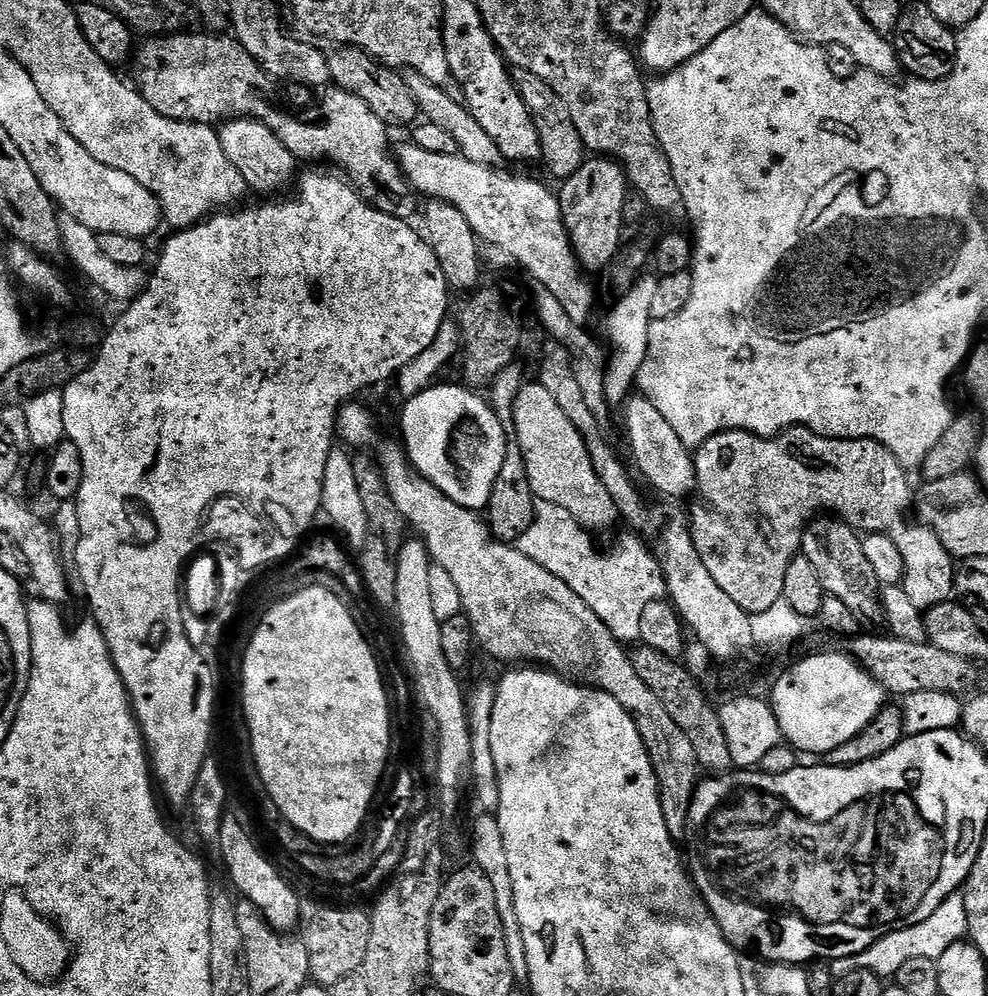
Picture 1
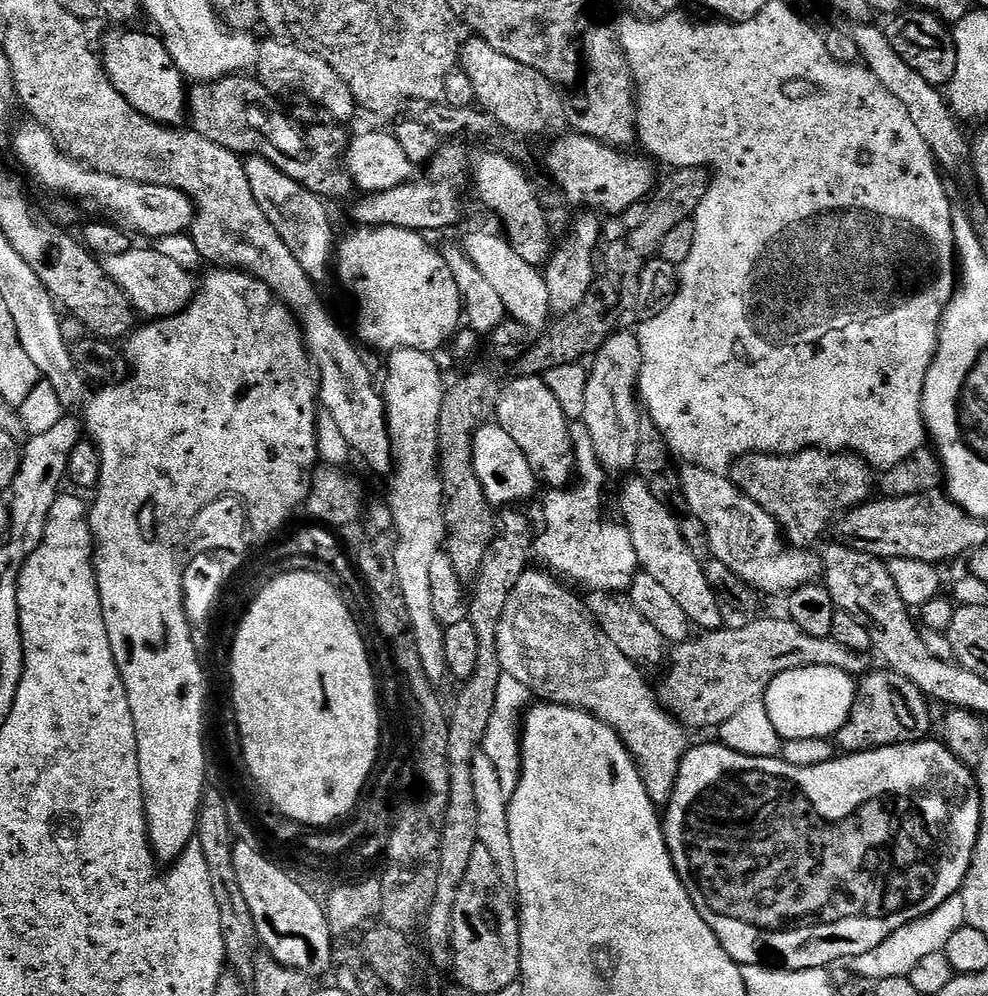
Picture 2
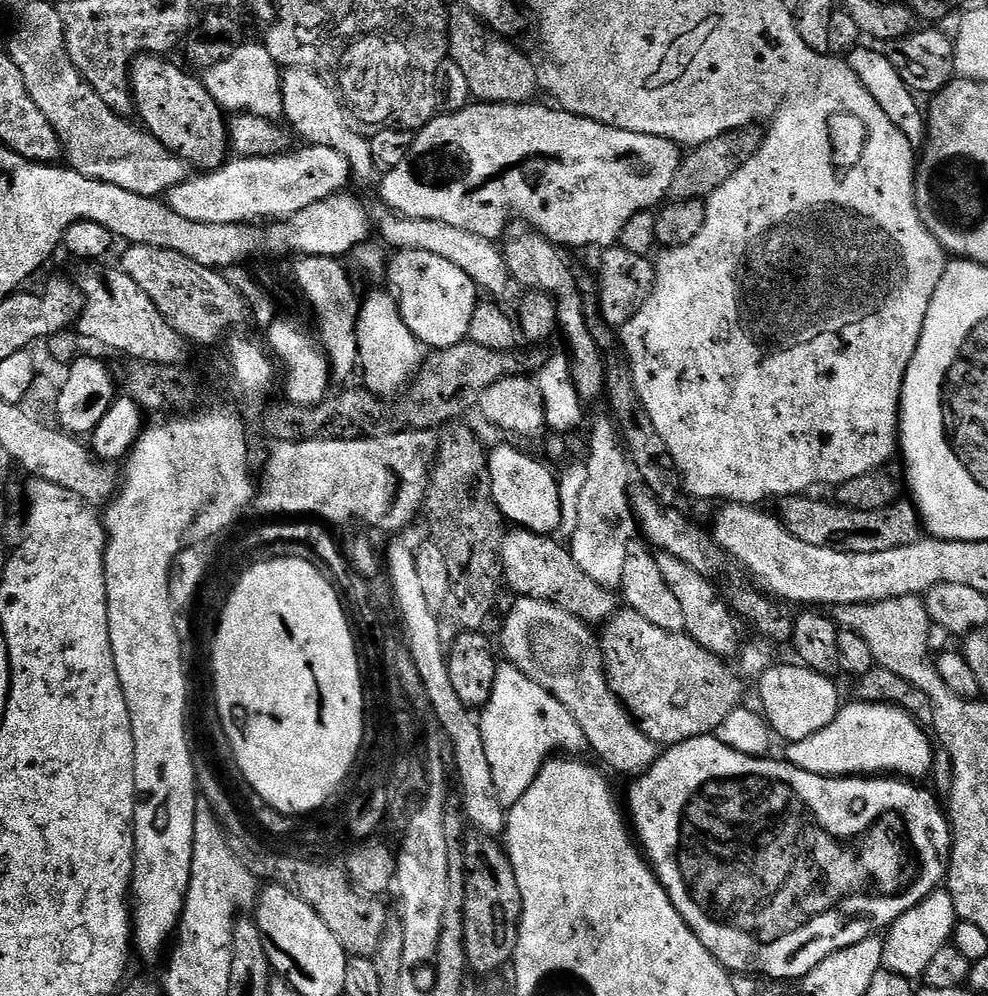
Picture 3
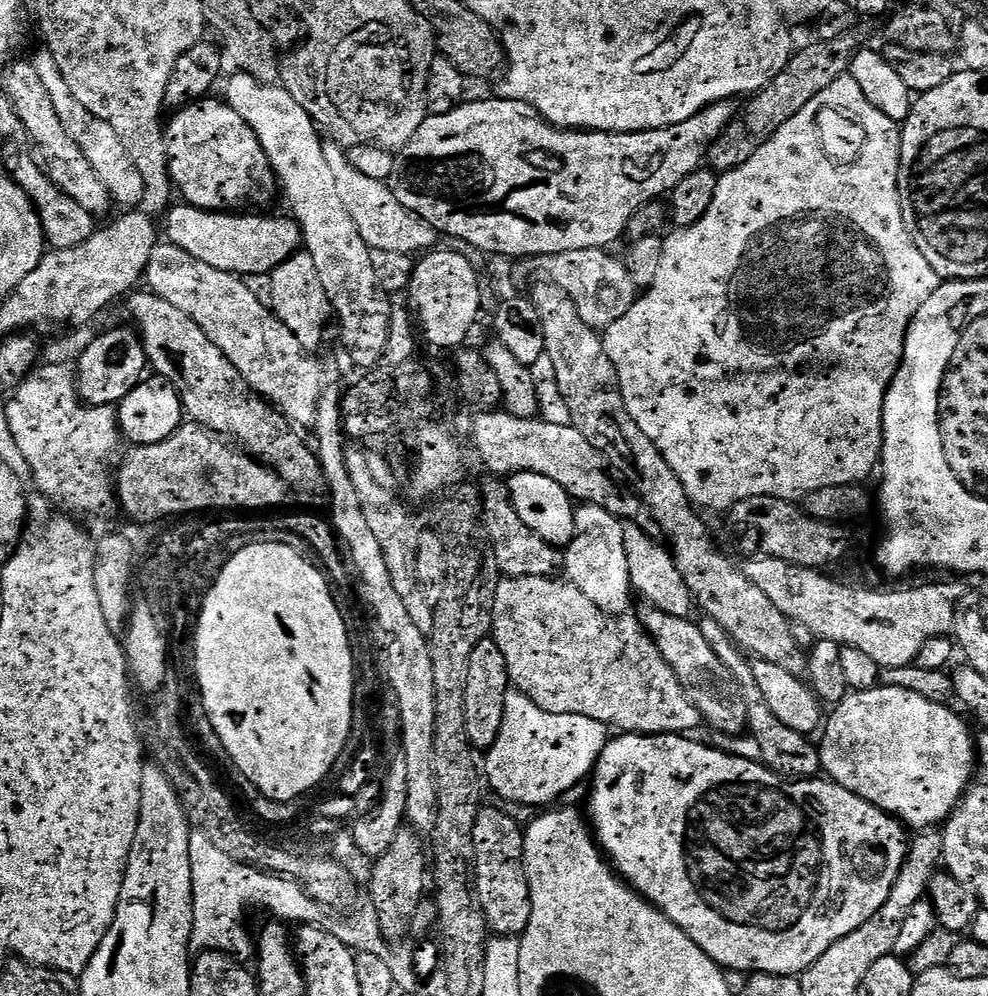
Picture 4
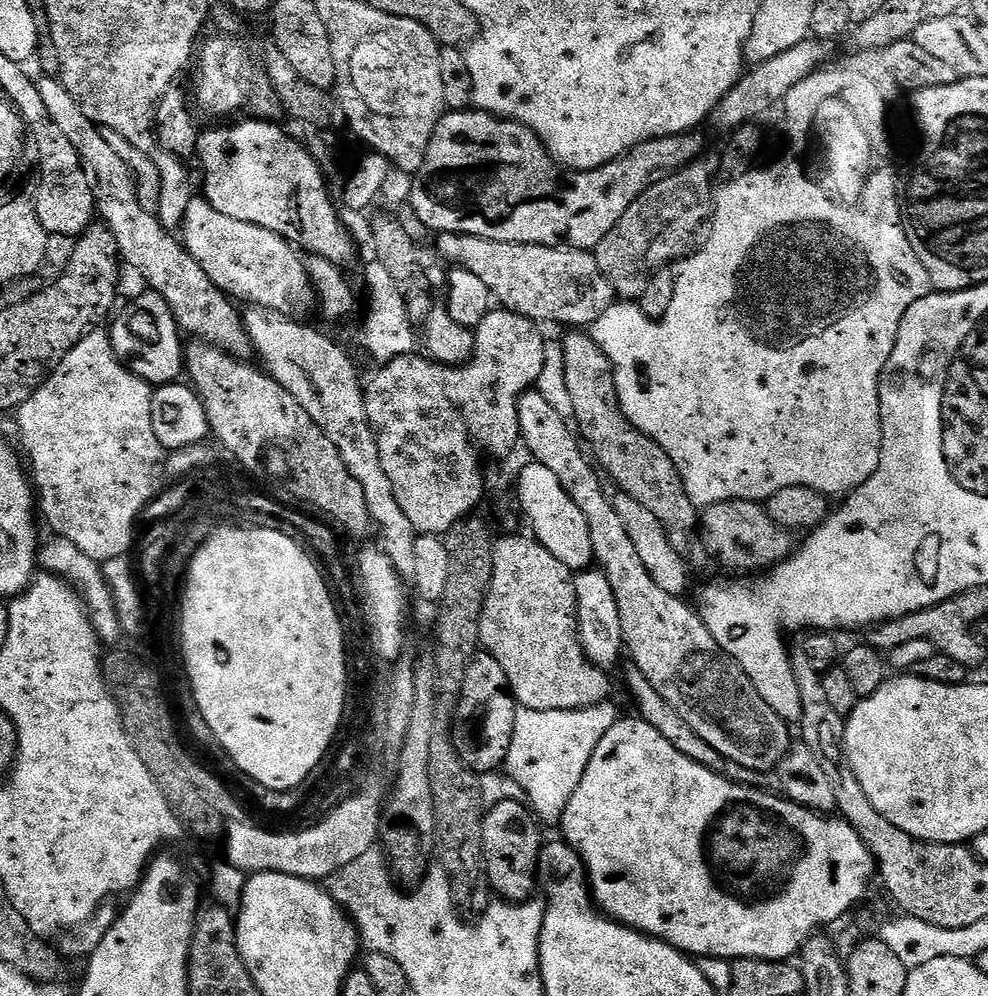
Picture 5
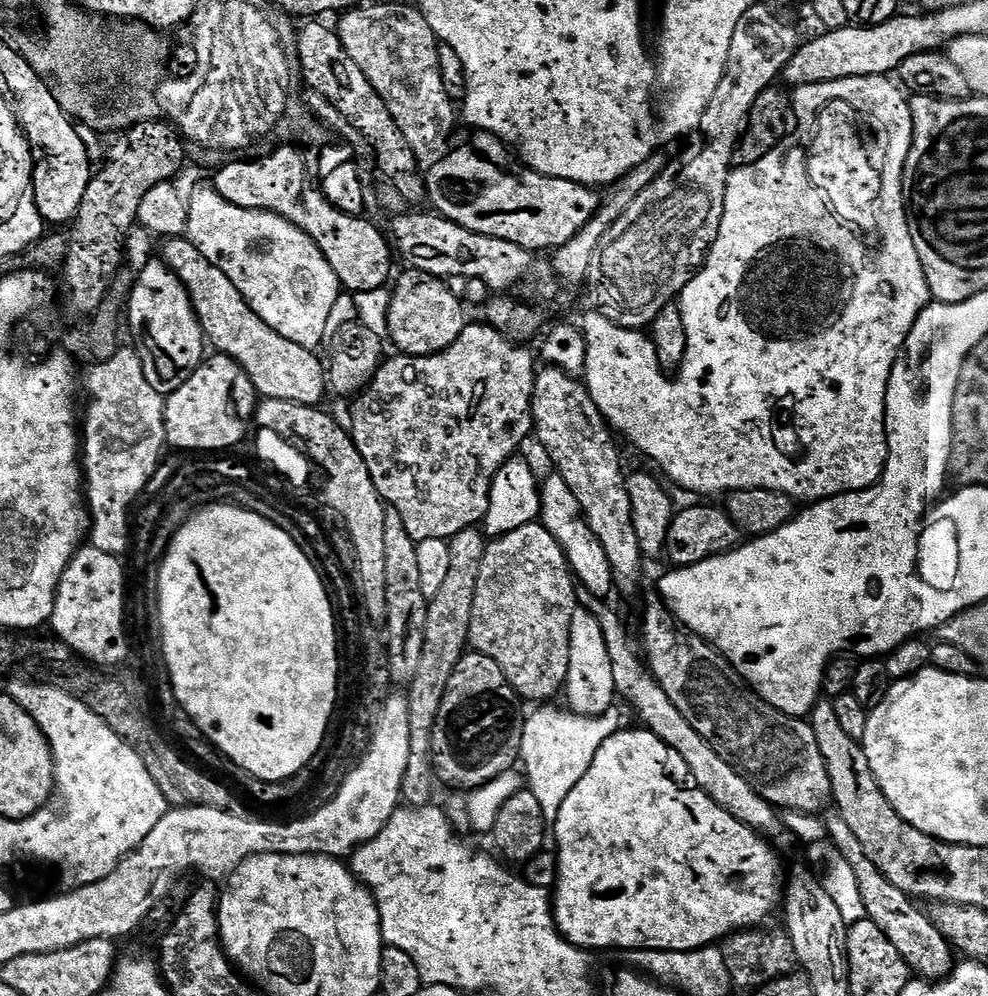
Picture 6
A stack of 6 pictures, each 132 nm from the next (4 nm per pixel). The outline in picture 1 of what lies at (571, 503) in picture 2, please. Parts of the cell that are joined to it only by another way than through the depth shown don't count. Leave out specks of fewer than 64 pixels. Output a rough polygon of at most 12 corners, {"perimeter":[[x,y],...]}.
{"perimeter":[[537,500],[522,551],[606,627],[639,628],[647,543],[603,556],[562,506]]}

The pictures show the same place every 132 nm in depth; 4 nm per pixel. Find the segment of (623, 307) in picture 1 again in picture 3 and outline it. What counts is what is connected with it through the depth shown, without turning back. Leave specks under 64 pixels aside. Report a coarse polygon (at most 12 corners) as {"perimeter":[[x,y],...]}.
{"perimeter":[[615,419],[596,420],[570,551],[619,589],[637,539],[634,465]]}

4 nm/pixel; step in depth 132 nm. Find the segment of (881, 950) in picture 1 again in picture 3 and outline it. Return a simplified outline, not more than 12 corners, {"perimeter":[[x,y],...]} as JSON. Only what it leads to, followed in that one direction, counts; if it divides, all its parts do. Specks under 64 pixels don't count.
{"perimeter":[[946,890],[906,910],[883,937],[883,967],[923,977],[958,917]]}

